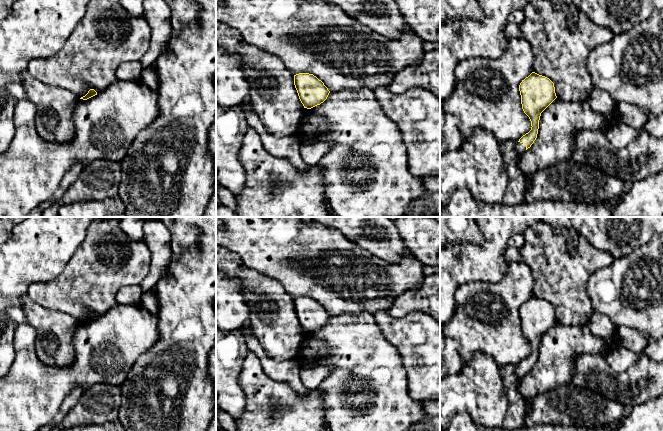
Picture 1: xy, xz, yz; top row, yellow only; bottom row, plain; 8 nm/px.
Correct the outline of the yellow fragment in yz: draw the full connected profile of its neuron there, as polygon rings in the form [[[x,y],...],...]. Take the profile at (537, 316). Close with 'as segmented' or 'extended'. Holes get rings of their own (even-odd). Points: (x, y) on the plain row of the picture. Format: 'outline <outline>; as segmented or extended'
outline [[[532,296],[519,309],[524,337],[531,345],[531,354],[516,367],[518,384],[537,362],[541,337],[557,322],[554,307],[547,301]]]; extended

